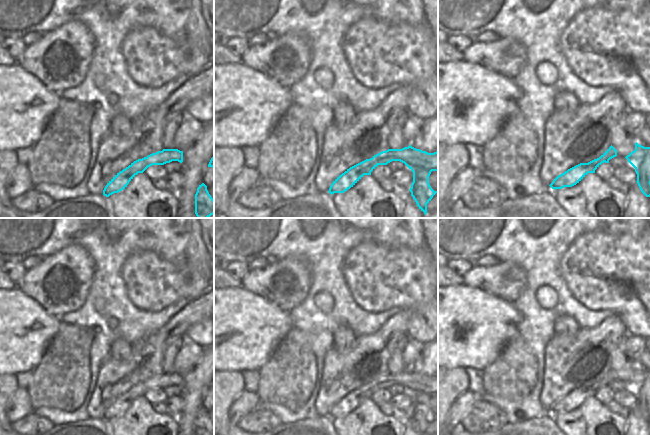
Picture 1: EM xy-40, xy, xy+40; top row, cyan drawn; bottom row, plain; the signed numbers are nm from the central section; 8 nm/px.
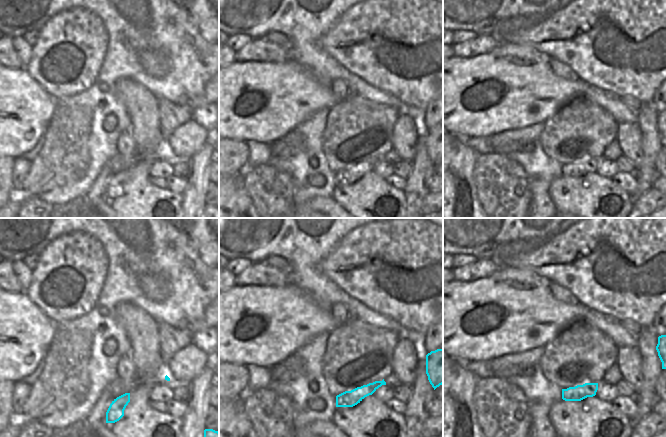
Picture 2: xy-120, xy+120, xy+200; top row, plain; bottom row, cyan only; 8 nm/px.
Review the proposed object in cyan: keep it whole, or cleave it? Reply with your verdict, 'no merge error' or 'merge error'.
merge error

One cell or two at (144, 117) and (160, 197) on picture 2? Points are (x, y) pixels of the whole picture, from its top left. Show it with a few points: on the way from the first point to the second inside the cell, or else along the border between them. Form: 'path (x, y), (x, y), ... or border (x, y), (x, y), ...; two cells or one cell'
path (147, 138), (147, 160), (143, 164), (143, 179); one cell

